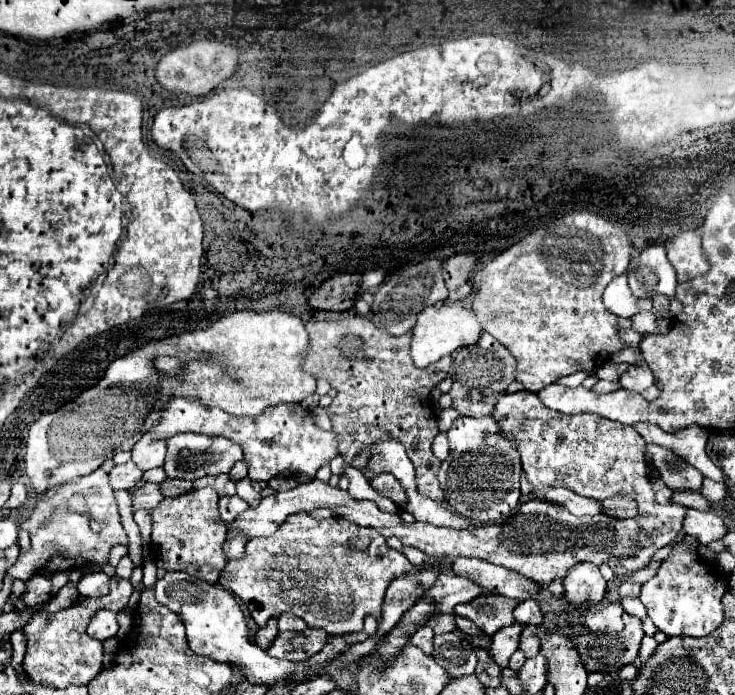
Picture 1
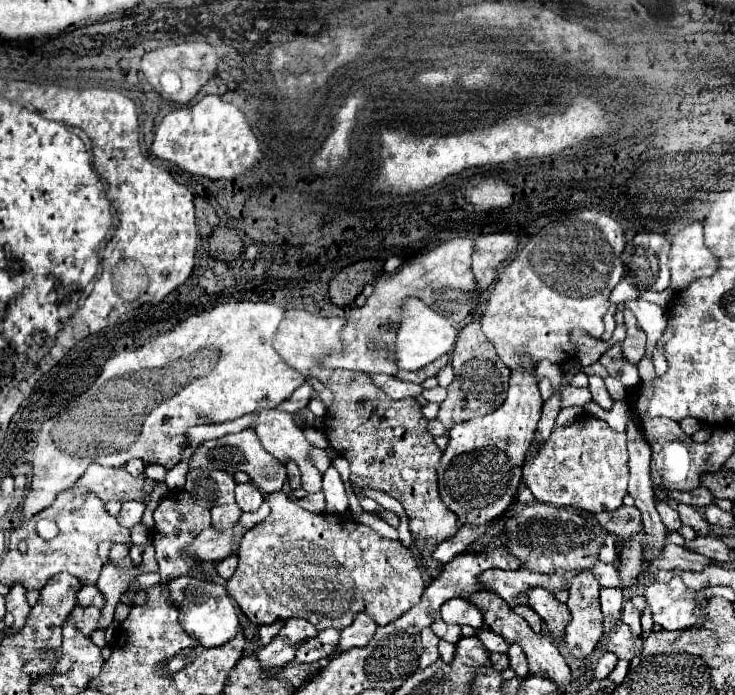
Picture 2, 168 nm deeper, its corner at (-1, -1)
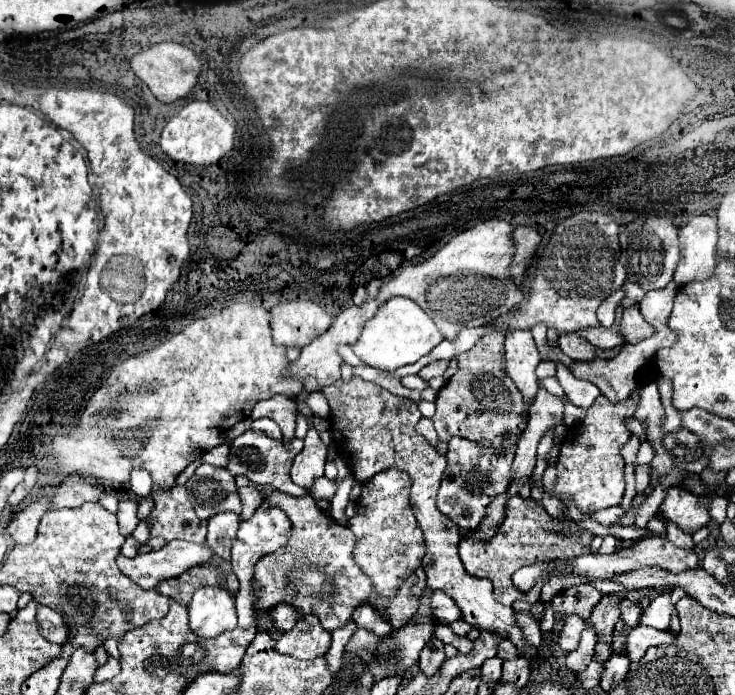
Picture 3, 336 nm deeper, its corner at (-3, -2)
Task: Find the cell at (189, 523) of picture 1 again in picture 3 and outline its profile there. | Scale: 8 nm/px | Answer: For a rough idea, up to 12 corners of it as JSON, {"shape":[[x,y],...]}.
{"shape":[[186,487],[152,493],[150,535],[206,541]]}

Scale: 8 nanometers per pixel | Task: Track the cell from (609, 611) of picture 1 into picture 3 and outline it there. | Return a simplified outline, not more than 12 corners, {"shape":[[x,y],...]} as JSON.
{"shape":[[636,625],[626,631],[626,655],[640,661],[648,647],[672,643],[670,631]]}

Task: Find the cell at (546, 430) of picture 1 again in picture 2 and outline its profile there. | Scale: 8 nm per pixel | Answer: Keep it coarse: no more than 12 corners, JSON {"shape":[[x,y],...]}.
{"shape":[[584,414],[528,458],[538,502],[616,510],[626,434]]}

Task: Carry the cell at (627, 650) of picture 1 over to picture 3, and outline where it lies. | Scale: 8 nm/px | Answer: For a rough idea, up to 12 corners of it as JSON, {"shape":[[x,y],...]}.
{"shape":[[630,599],[620,603],[622,619],[636,627],[642,617],[640,605]]}

